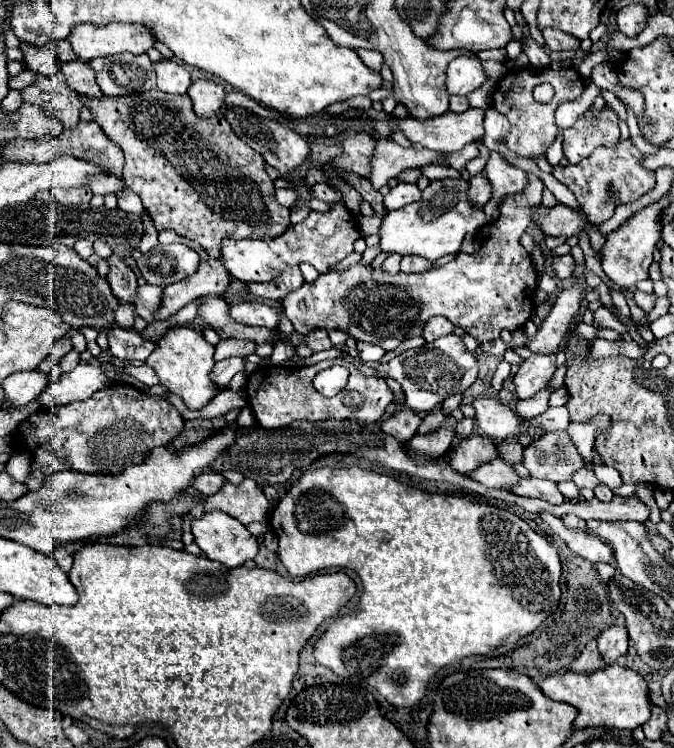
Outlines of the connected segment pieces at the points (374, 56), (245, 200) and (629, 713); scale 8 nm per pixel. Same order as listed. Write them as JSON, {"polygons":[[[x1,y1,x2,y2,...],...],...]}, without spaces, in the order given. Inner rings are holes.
{"polygons":[[[357,49,357,55,361,57,361,61,373,69,373,71,379,71,381,65,383,65,383,57,377,53,377,51,369,51,369,49]],[[159,89,123,95,123,97,89,97,79,95,83,105,87,105,93,113,93,121,99,123,103,133,113,139,113,143,125,153,123,181,129,189,133,189,147,213,153,219,155,229,161,233,165,229,173,229,175,233,197,241,211,255,207,263,199,265,199,271,171,287,163,289,161,307,155,311,155,319,163,321,175,315,189,301,205,295,217,295,227,289,231,277,223,271,219,263,219,243,221,239,273,239,289,227,289,209,275,201,275,187,271,177,265,171,265,161,257,151,251,151,239,137,231,131,231,125,223,115,201,119,195,115,189,95,171,95]],[[611,665,593,673,575,673,565,671,557,675,545,677,539,687,553,701,563,701,579,709,579,717,575,719,575,729,585,727,615,727,615,729,637,729,643,727,651,717,649,705,649,687,645,679,623,665]]]}

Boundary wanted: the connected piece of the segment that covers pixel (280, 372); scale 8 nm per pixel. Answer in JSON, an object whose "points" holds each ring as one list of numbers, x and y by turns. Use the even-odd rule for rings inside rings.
{"points":[[321,361,313,367,275,367,275,365,267,365,267,367,259,367,251,379,245,385,245,395,247,395,247,403,257,419,257,423,261,427,267,429,275,429,275,427,287,427,297,419,307,419,307,421,321,421,321,419,355,419,359,423,371,425,375,421,379,421,385,413,385,407,391,403,393,395,389,385,385,383,385,379,377,379,377,377,367,377,361,375,353,363,349,361],[331,365,343,365,349,369,349,381,347,387,337,395,337,397,323,397,321,393,317,393,317,389,313,387,313,377,331,367]]}

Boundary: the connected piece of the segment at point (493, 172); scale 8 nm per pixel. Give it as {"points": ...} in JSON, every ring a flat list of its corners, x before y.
{"points":[[499,153,489,155,483,175,491,183,491,189,493,189,493,199,487,203,487,207,483,211,485,211,487,219,493,221,495,219,495,205,499,205,499,199,505,195,519,193,527,185,527,175,525,175,525,171,511,167]]}

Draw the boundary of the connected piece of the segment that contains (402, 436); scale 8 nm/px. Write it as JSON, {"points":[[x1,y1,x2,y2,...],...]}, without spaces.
{"points":[[403,407,403,409,399,409,393,417,385,419,385,421,381,423,381,429,383,429,387,435,395,437,399,443,405,443,407,439,411,439,411,437,417,433,419,425,421,425,421,417,419,417,415,411]]}

